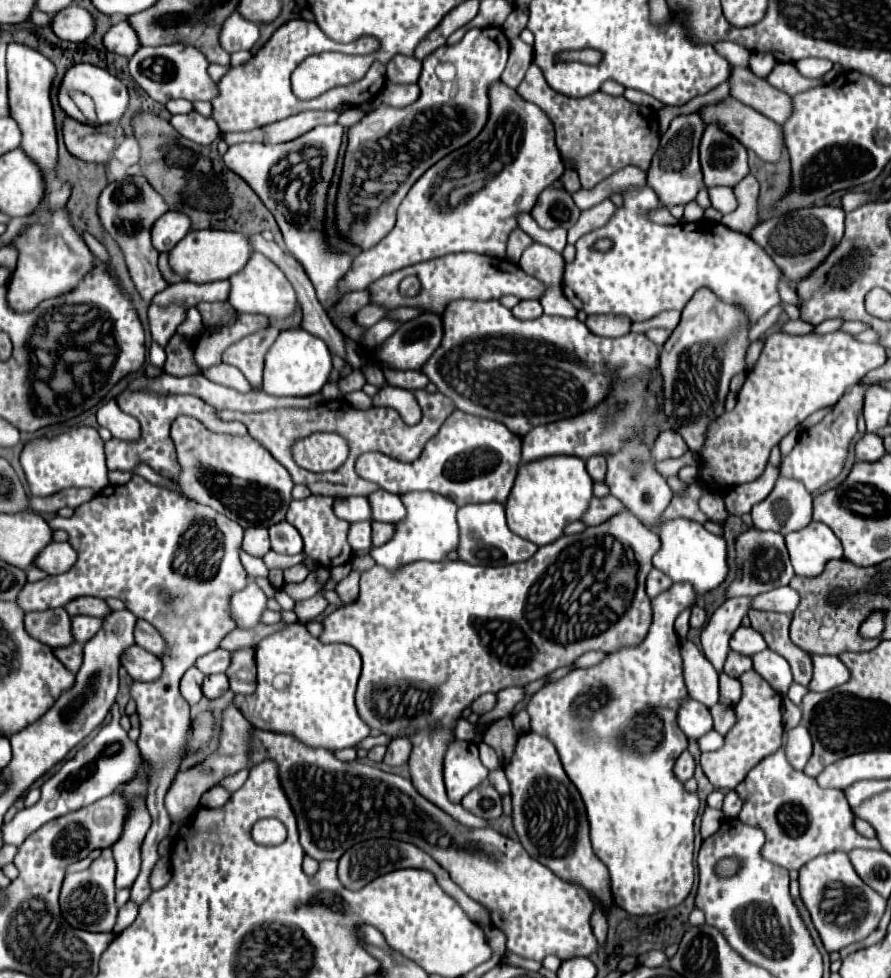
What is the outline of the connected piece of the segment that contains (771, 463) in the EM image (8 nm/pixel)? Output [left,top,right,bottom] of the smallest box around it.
[724,448,780,516]

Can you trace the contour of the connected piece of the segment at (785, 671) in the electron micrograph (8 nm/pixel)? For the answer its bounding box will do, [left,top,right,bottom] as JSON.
[752,650,794,696]

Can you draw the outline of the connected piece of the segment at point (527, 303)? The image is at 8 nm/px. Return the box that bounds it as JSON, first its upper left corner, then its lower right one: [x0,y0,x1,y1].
[514,300,542,320]

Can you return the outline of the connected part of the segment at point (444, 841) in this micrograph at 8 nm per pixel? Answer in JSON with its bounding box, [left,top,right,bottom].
[248,730,598,960]

